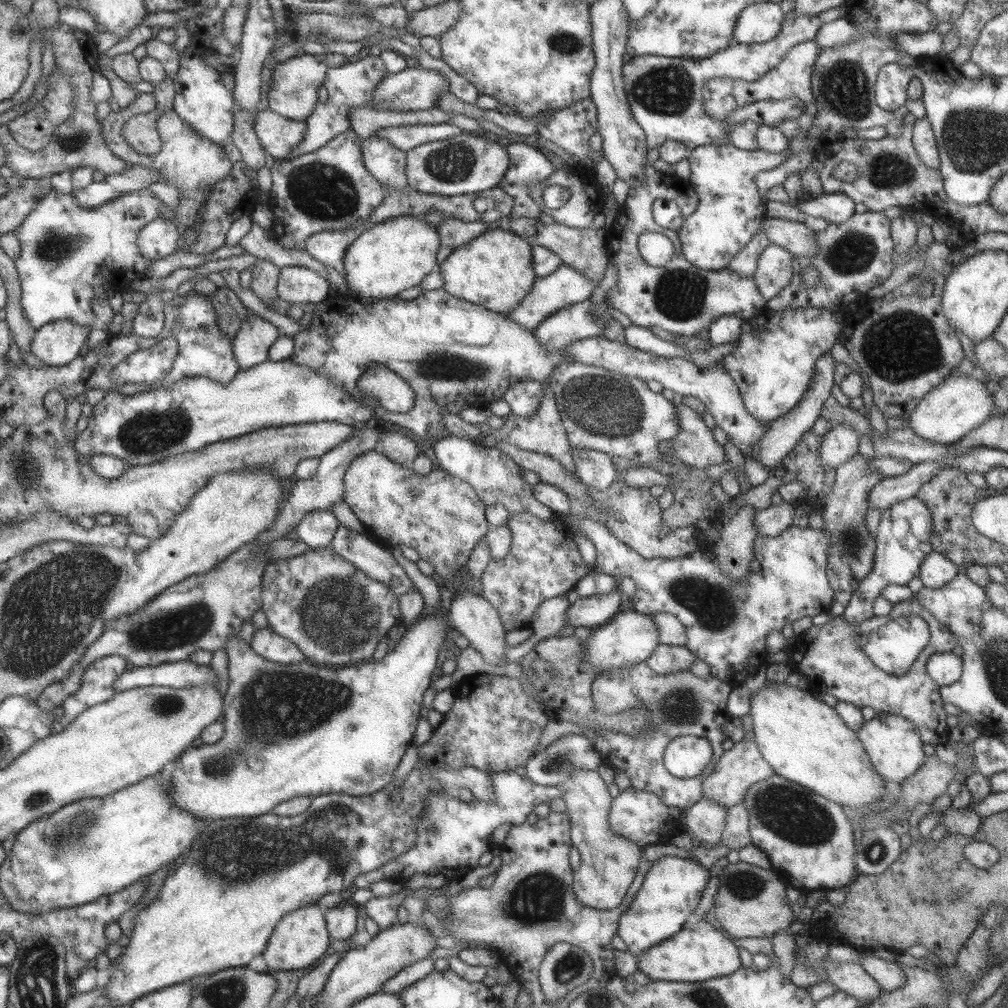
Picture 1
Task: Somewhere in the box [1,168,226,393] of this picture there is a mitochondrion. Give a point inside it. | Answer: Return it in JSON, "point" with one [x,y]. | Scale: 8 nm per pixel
{"point":[53,246]}

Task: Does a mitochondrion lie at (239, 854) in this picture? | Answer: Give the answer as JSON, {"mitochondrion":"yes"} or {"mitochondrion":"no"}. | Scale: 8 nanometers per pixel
{"mitochondrion":"yes"}

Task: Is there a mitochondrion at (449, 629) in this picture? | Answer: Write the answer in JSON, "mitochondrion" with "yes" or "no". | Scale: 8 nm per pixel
{"mitochondrion":"no"}

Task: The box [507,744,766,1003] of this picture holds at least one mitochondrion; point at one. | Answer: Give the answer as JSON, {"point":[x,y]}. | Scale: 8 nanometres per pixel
{"point":[570,966]}

